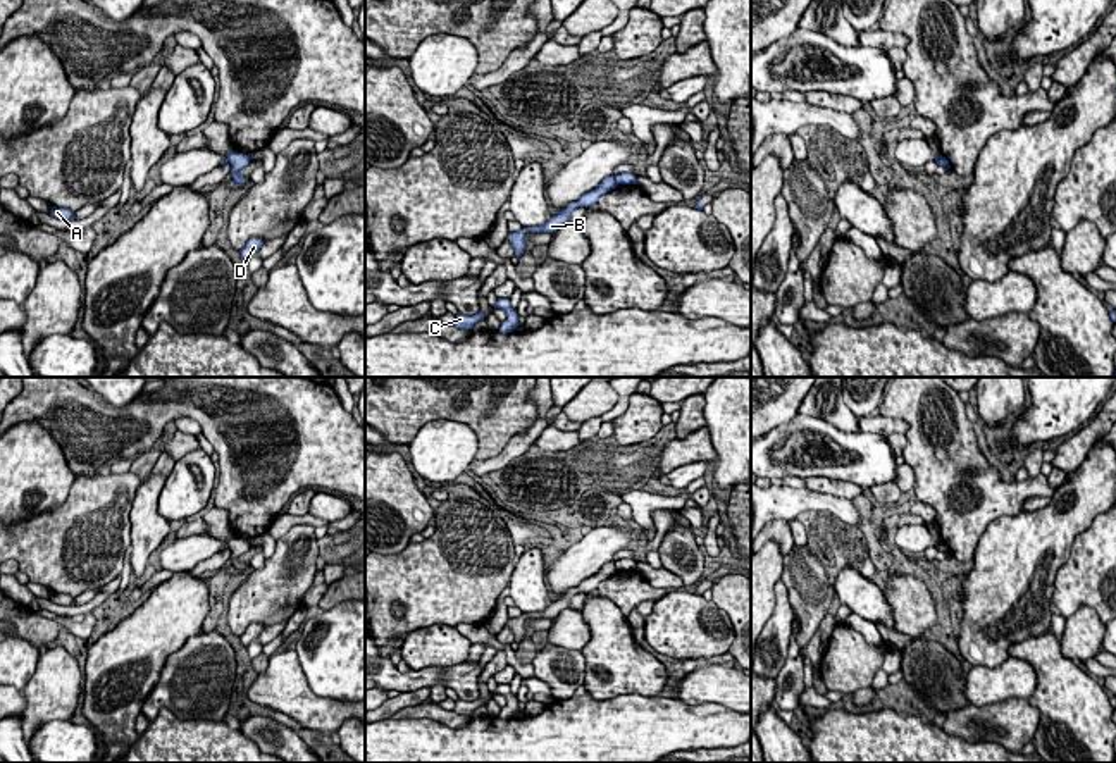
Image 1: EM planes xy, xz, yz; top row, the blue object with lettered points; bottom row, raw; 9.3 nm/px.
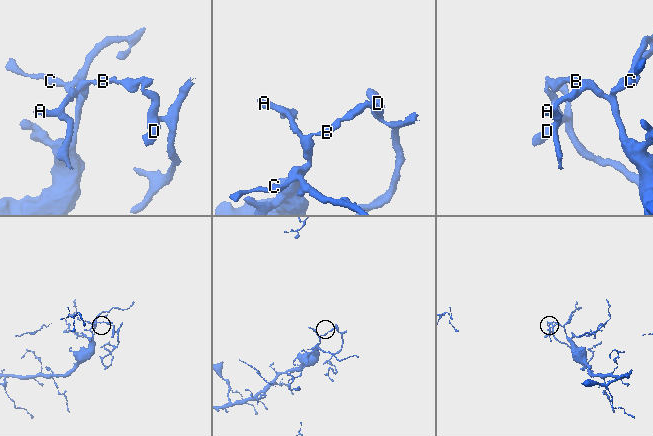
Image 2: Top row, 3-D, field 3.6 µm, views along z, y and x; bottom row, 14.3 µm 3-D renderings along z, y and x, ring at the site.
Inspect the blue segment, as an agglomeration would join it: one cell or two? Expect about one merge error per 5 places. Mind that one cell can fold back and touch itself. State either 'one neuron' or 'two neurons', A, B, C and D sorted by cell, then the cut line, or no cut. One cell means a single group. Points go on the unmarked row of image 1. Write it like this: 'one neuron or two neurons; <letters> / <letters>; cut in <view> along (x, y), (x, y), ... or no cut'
two neurons; A B C / D; cut in xz along (613, 562), (617, 570)

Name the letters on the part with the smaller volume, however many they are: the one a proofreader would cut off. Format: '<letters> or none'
D

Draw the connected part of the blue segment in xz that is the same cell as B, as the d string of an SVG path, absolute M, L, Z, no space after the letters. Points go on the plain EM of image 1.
M615 561L604 563L594 575L584 579L577 587L572 587L567 594L549 603L546 610L536 613L524 613L520 617L510 618L510 629L517 644L524 641L525 636L525 620L530 618L555 618L558 613L570 606L572 598L579 592L591 592L598 589L598 586L608 577L615 575L618 570L615 568Z

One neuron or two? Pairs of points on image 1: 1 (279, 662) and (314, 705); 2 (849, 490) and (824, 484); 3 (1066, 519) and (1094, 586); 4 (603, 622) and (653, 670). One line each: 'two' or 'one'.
1: one
2: one
3: two
4: one

